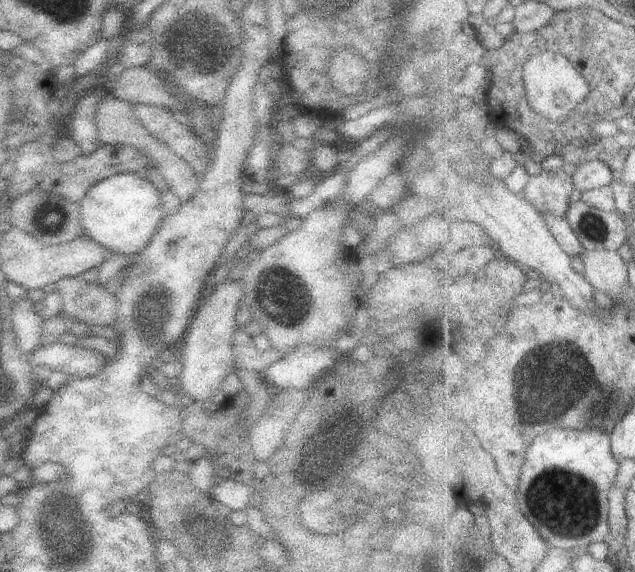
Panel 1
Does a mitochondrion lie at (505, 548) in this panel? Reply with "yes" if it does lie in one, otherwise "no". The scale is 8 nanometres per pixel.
no

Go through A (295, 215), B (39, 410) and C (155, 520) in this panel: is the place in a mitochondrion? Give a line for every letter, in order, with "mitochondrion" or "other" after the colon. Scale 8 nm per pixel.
A: other
B: other
C: other

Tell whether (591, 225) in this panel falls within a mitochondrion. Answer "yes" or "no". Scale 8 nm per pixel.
yes

